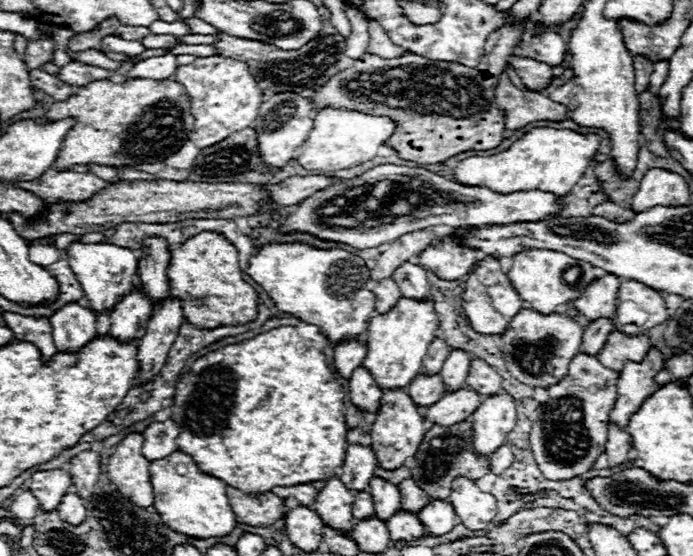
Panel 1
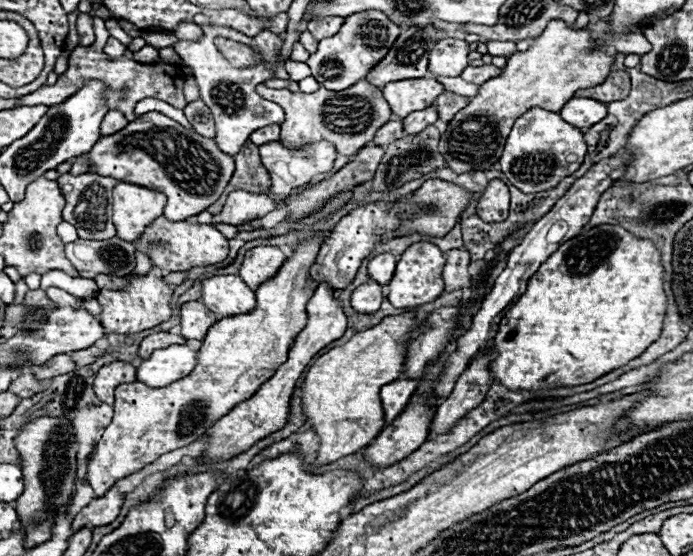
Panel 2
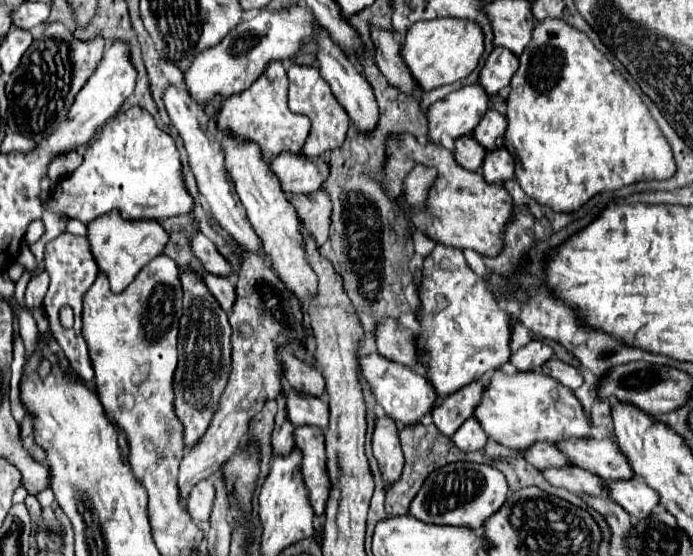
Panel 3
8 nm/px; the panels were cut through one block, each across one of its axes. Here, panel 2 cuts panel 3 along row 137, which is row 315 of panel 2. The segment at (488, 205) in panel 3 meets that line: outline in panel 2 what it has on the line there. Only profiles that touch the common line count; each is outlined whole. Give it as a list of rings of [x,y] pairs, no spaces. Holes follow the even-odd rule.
[[[406,312],[400,316],[386,316],[386,320],[382,320],[374,328],[362,330],[356,336],[352,336],[352,340],[346,342],[344,346],[332,348],[326,354],[322,354],[316,360],[316,364],[308,370],[306,380],[302,384],[302,412],[310,428],[320,438],[320,448],[314,466],[324,466],[344,456],[350,456],[366,448],[382,432],[384,420],[382,420],[382,406],[380,406],[380,388],[402,376],[406,348],[408,348],[408,340],[404,340],[404,334],[412,328],[418,330],[420,326],[416,326],[416,322],[418,320],[414,312]]]

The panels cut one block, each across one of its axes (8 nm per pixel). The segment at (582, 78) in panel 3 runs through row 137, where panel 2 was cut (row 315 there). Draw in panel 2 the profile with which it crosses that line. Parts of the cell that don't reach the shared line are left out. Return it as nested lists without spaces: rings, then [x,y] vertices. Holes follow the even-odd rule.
[[[602,224],[598,228],[588,230],[586,234],[578,234],[572,240],[564,242],[540,268],[538,272],[530,278],[526,292],[518,298],[518,302],[504,314],[502,324],[492,340],[492,350],[496,352],[496,356],[490,360],[490,374],[494,380],[498,380],[504,388],[518,392],[518,390],[550,390],[550,388],[570,388],[570,386],[580,386],[580,384],[588,384],[594,382],[596,378],[628,364],[630,360],[638,358],[650,344],[654,344],[654,340],[658,340],[660,330],[662,330],[662,320],[664,320],[664,312],[666,312],[666,294],[662,290],[662,264],[660,264],[660,252],[654,248],[654,244],[650,240],[644,238],[636,238],[630,236],[630,232],[626,232],[624,228],[618,228],[614,224]]]

